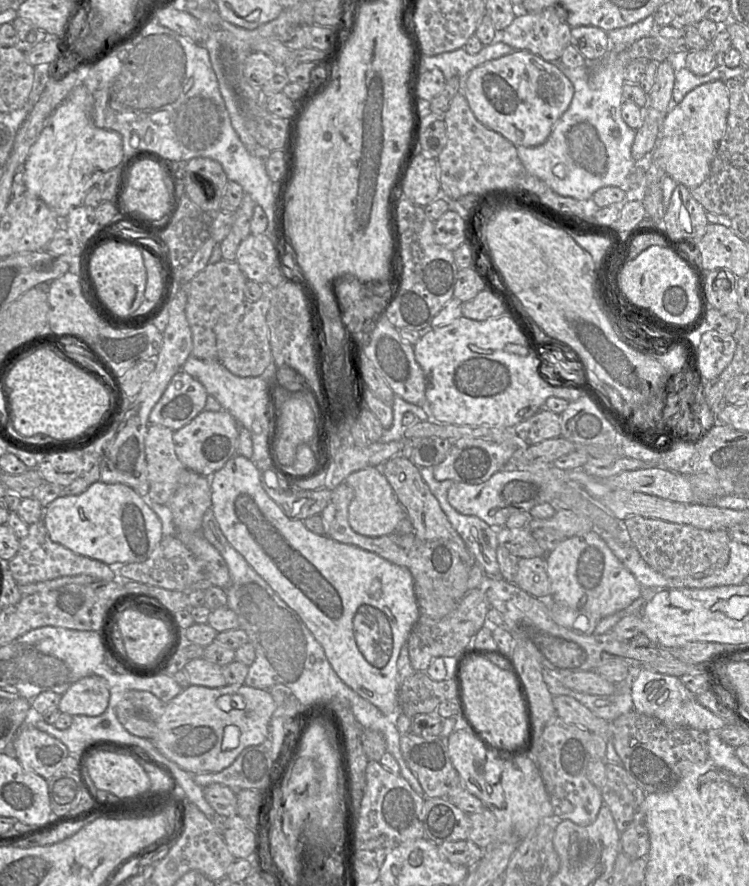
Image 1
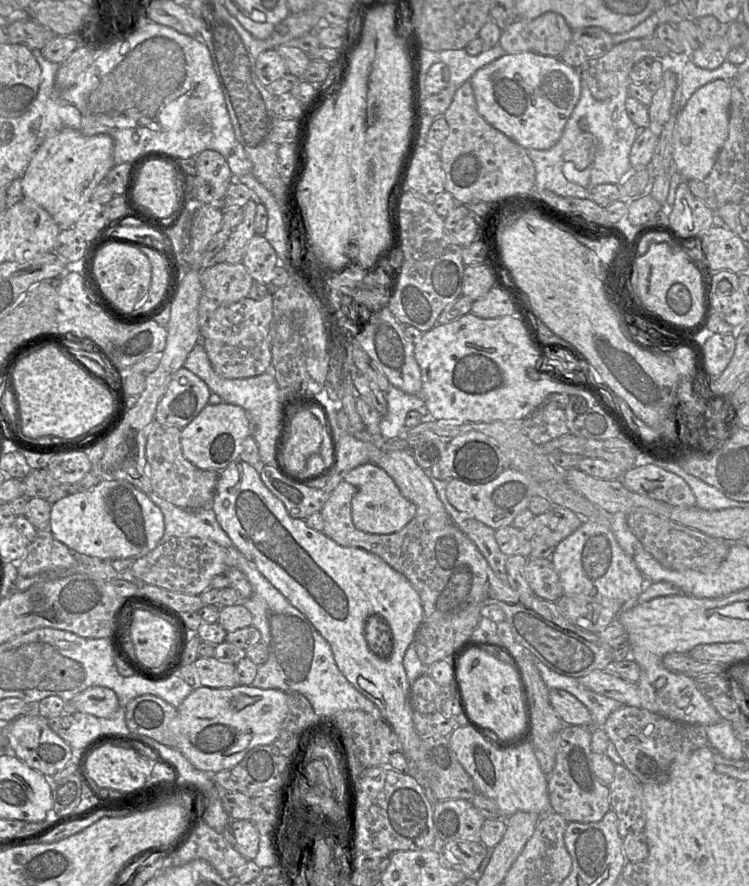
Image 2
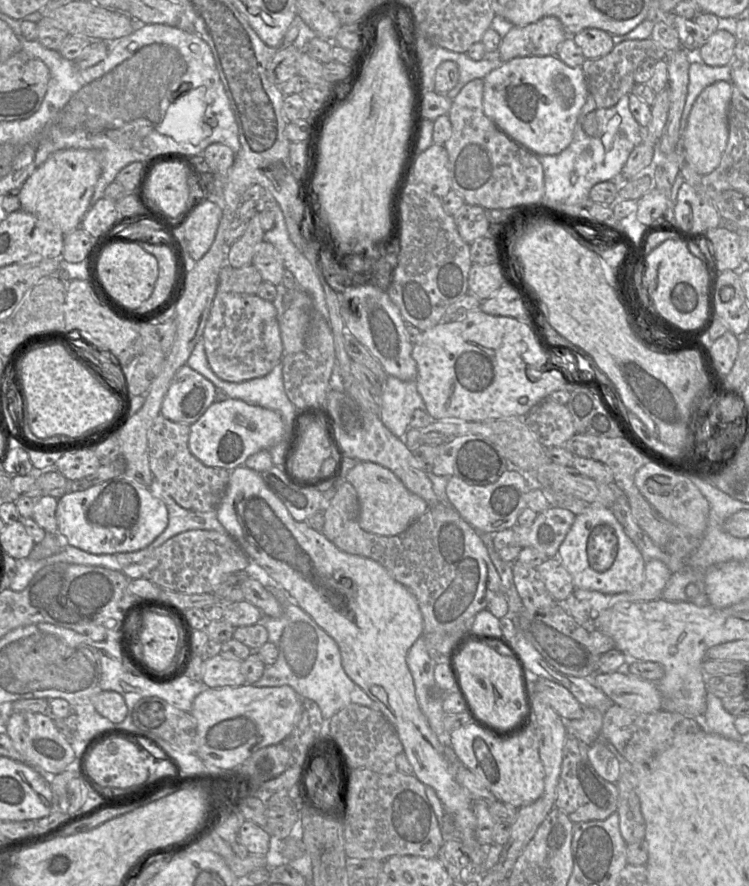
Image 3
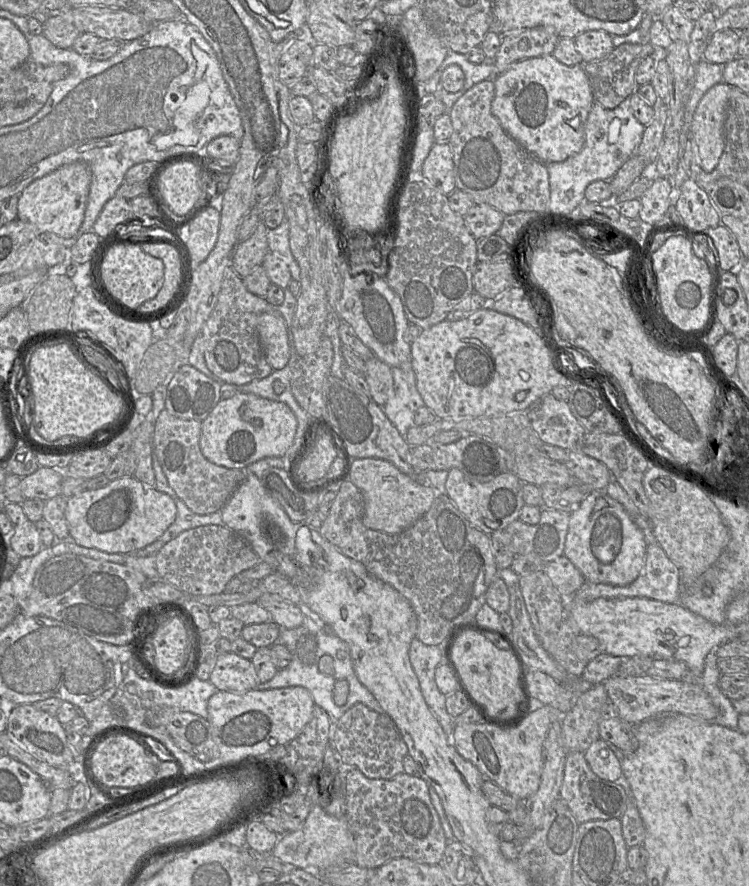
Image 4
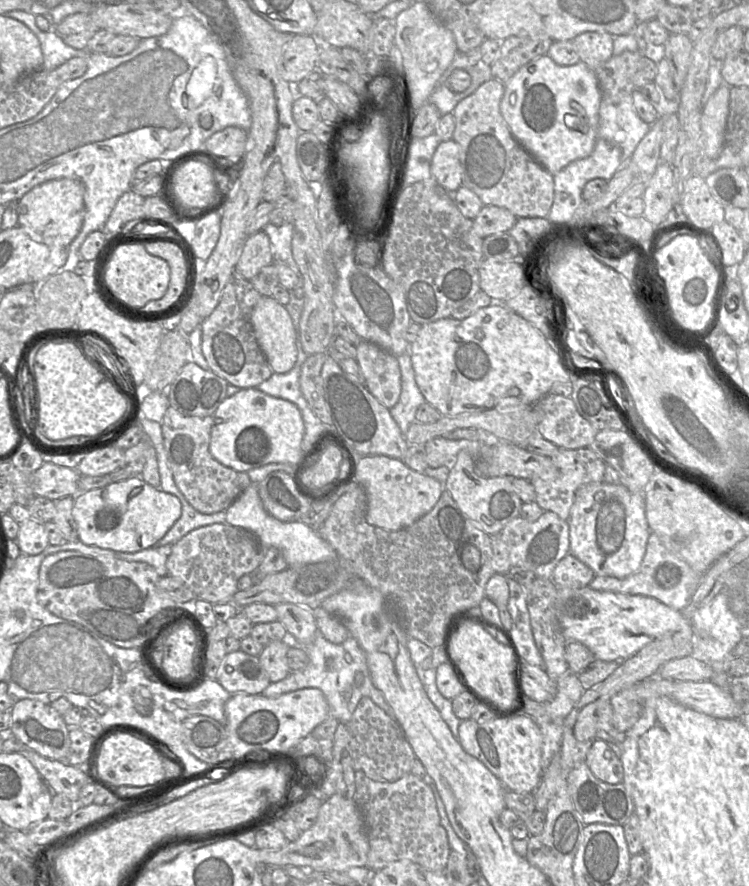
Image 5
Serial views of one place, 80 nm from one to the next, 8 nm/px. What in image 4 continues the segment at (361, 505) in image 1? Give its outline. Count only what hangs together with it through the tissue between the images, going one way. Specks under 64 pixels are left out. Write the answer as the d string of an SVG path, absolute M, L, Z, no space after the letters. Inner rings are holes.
M379 458L352 459L345 479L352 482L363 495L363 524L369 529L388 534L398 534L412 526L430 509L436 498L435 490L427 482L413 479L402 473L389 461Z

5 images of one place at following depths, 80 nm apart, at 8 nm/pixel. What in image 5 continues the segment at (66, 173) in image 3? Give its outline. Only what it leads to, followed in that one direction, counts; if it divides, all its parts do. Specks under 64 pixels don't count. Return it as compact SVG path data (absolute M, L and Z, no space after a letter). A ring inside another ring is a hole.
M61 178L44 182L18 201L18 226L36 242L69 246L81 230L85 216L84 187L79 180Z

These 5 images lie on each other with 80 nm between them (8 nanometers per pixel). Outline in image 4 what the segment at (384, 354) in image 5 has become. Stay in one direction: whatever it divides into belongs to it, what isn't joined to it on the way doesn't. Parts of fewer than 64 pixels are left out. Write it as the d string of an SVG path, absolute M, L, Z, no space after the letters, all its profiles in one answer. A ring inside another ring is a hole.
M373 357L365 361L364 378L369 385L371 399L383 407L393 394L392 368Z

